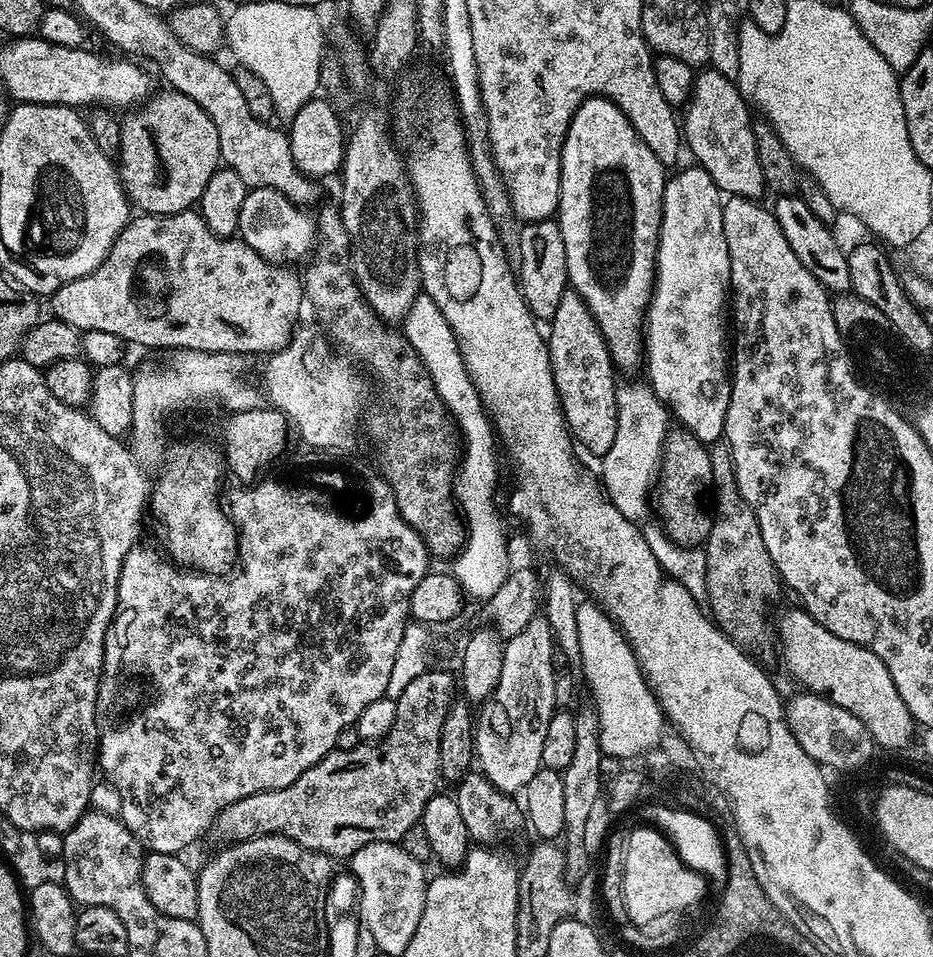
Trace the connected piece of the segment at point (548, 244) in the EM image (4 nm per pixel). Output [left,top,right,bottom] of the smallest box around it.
[518,219,569,322]

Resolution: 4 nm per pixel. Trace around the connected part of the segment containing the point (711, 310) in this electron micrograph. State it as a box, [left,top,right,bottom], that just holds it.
[643,166,732,446]

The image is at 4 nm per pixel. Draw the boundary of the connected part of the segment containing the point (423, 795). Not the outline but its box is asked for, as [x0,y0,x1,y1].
[214,670,458,858]

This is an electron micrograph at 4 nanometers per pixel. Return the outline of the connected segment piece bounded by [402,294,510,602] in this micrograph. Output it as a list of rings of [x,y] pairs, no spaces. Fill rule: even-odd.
[[[423,294],[414,298],[402,321],[402,335],[407,340],[409,348],[416,351],[416,357],[422,362],[462,441],[462,455],[456,469],[454,499],[463,519],[466,535],[463,546],[451,561],[453,564],[450,572],[469,601],[490,602],[506,582],[510,571],[508,536],[504,533],[504,524],[500,521],[499,510],[496,509],[498,442],[494,437],[494,429],[488,413],[484,410],[484,403],[481,402],[480,395],[466,370],[466,362],[462,362],[454,330],[450,330],[450,322],[446,322],[442,310],[438,310],[432,298]]]

